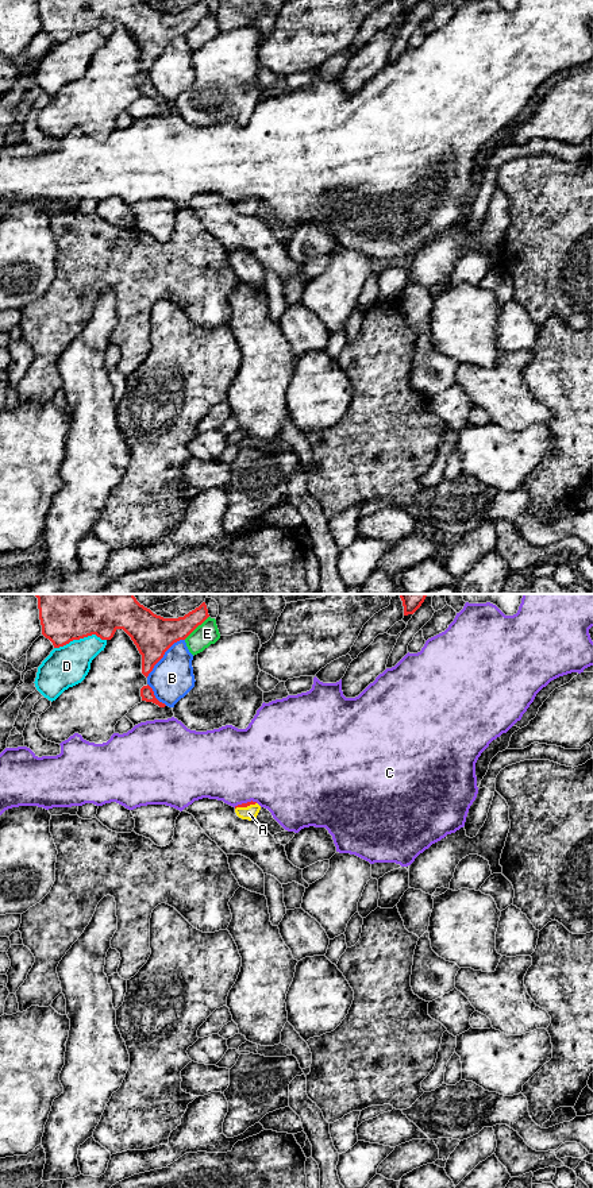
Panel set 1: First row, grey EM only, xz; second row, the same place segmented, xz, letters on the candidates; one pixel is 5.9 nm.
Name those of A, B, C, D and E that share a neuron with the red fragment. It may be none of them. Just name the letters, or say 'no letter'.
A

